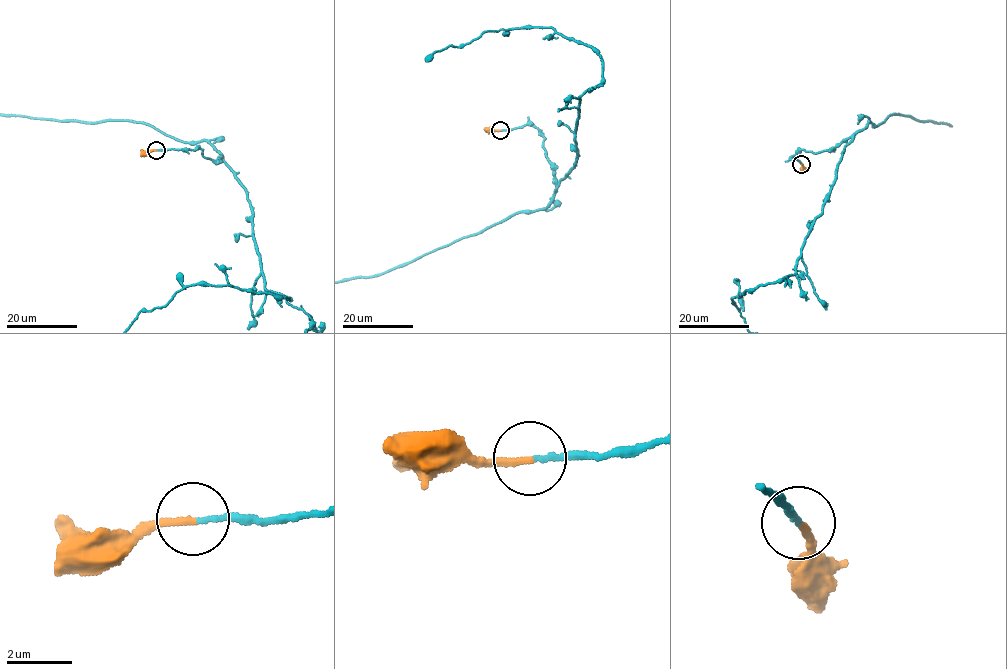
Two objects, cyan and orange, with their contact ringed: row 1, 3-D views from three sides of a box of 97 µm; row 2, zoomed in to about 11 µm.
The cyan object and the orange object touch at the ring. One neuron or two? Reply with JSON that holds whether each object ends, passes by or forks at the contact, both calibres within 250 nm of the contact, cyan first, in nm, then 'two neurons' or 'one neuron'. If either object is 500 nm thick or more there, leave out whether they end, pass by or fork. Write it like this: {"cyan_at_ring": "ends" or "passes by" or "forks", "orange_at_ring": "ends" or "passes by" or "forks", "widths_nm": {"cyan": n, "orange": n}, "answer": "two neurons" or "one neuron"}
{"cyan_at_ring": "ends", "orange_at_ring": "ends", "widths_nm": {"cyan": 160, "orange": 220}, "answer": "one neuron"}

